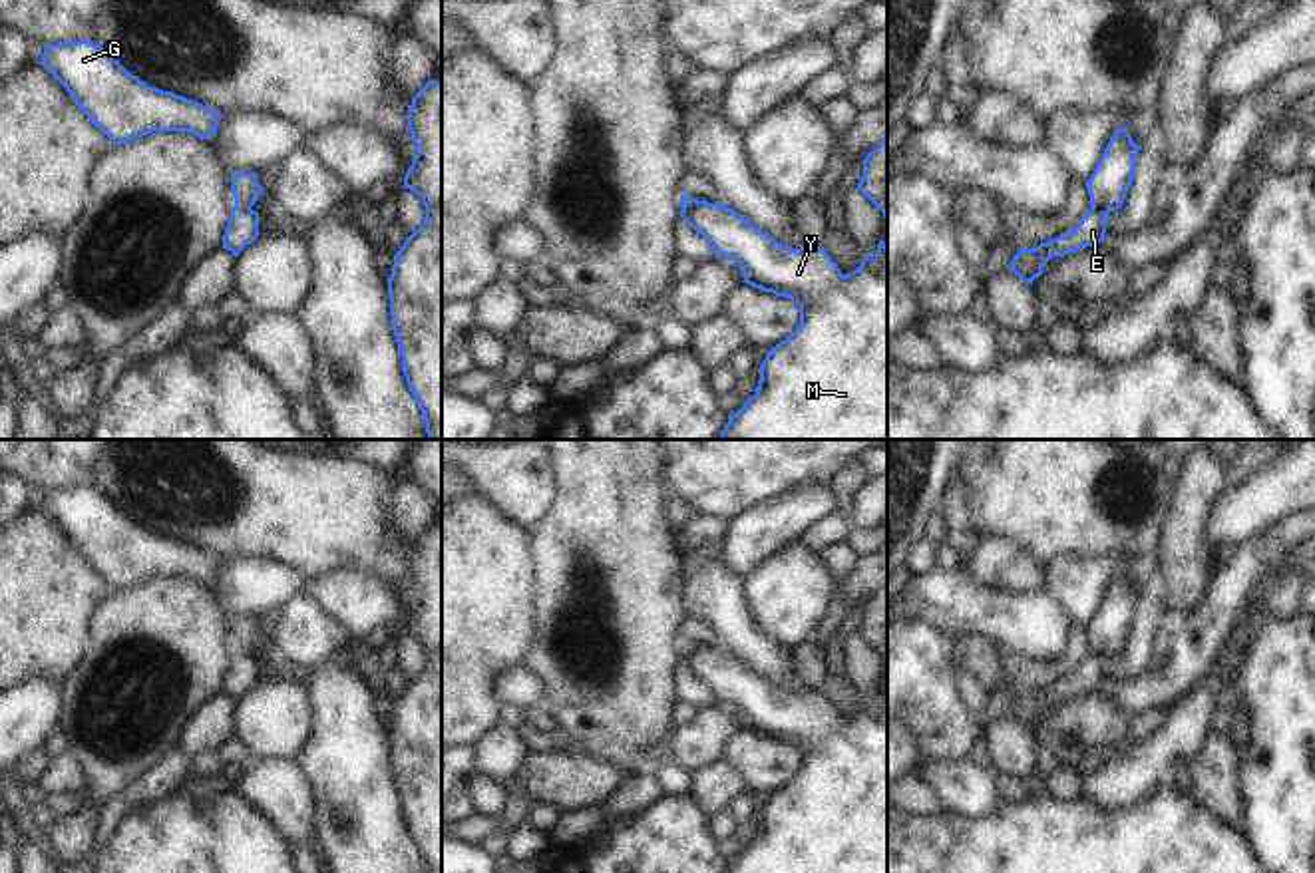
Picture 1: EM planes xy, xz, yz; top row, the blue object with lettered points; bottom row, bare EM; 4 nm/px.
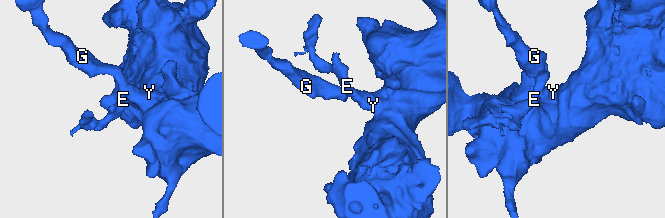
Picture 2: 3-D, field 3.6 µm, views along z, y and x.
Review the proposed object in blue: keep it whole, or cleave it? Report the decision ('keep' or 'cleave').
cleave

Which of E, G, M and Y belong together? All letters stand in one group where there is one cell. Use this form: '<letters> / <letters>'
E / G M Y

